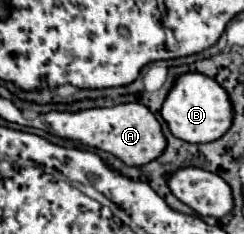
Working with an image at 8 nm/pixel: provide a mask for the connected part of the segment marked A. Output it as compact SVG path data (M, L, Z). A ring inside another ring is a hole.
M120 104L112 108L92 108L82 112L48 112L46 126L40 126L44 132L50 132L58 138L76 140L84 146L98 148L104 152L114 154L120 158L126 166L144 166L152 160L156 160L164 152L164 132L160 122L154 118L154 114L138 104Z

